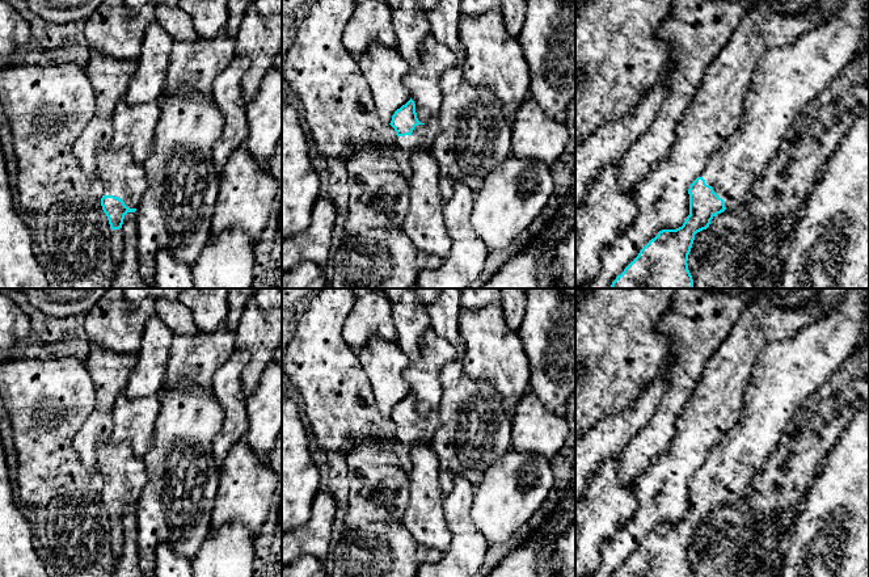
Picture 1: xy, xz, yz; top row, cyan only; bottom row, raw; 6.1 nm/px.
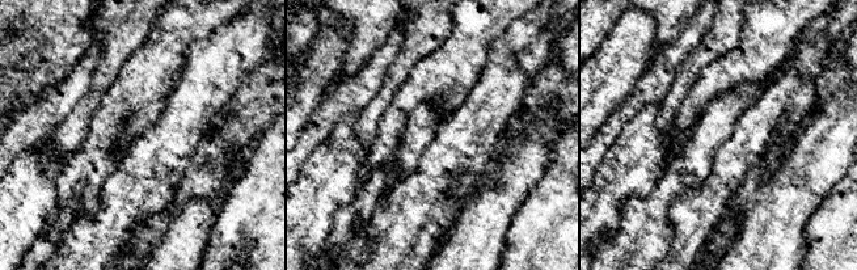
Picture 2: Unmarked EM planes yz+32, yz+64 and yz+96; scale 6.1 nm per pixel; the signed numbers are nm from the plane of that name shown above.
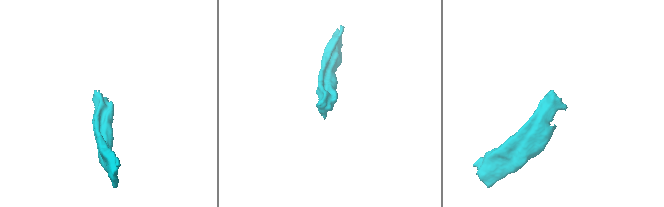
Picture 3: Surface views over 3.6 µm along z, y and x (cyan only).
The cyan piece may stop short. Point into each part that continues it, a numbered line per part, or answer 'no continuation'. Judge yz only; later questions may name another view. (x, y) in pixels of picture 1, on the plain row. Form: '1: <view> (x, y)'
1: yz (788, 371)

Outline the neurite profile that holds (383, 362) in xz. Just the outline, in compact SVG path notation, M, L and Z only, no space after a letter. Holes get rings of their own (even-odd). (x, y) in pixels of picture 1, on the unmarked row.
M371 338L358 351L358 358L370 379L375 404L380 414L389 418L397 403L410 393L410 387L402 376L410 359L401 351L397 342Z

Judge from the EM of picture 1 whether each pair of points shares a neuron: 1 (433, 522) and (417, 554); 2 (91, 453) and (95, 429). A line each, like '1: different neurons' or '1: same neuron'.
1: different neurons
2: same neuron

